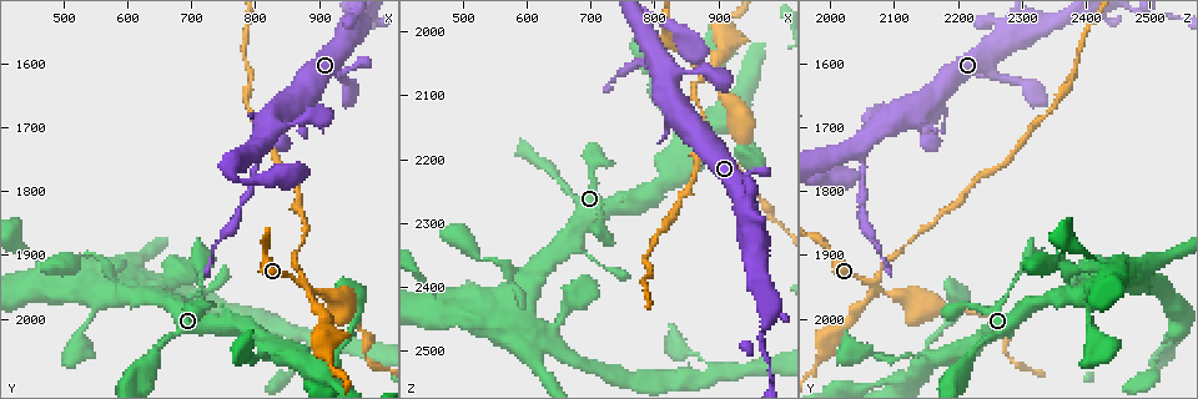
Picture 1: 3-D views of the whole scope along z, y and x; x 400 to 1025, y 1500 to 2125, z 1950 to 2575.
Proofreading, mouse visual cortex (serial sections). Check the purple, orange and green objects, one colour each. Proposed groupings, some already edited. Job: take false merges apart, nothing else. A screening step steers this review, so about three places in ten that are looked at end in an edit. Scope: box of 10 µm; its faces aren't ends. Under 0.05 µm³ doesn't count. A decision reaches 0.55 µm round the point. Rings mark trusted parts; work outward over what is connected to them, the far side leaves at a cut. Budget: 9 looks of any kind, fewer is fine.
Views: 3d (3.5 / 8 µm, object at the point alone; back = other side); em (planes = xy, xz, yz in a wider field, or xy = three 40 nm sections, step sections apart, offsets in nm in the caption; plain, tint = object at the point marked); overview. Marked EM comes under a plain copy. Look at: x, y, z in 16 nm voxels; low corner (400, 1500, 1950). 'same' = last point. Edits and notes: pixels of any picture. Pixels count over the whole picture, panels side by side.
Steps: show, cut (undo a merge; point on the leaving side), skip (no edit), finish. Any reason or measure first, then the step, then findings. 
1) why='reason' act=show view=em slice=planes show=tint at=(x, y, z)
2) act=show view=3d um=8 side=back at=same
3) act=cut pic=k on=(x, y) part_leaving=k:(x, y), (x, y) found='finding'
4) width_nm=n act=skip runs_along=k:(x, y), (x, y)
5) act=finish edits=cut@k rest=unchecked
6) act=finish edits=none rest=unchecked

why='four or more arms meet' act=show view=3d um=8 at=(880, 1945, 2070)

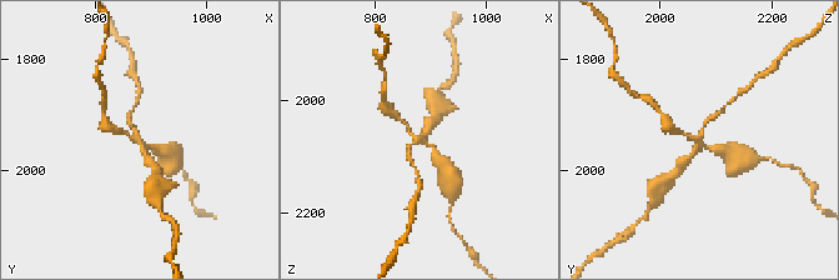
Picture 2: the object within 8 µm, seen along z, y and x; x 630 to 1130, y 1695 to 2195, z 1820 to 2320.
arms=4 arm_widths_nm=150,150,250,250 act=show view=em slice=xy step=2 show=tint at=same

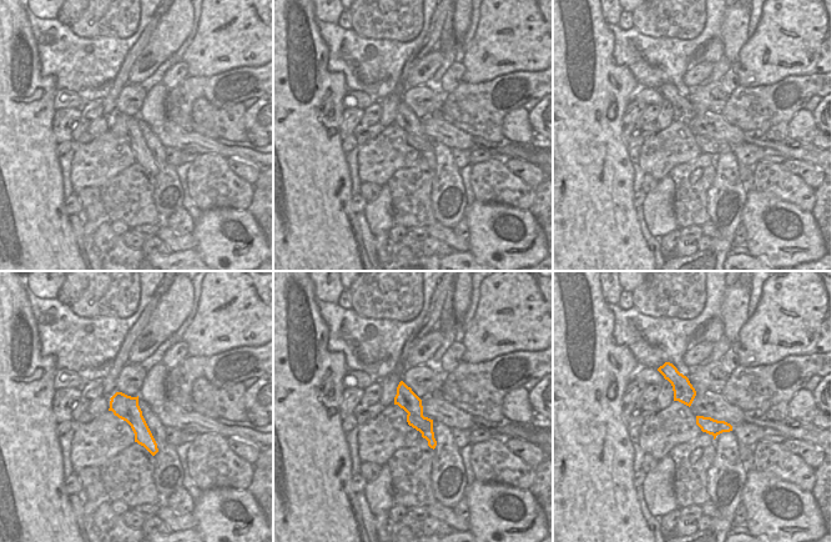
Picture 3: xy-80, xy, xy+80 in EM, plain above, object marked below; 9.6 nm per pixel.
width_nm=200 act=cut pic=2 on=(427, 121) found='two cells meet here'

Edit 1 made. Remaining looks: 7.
act=show view=overview

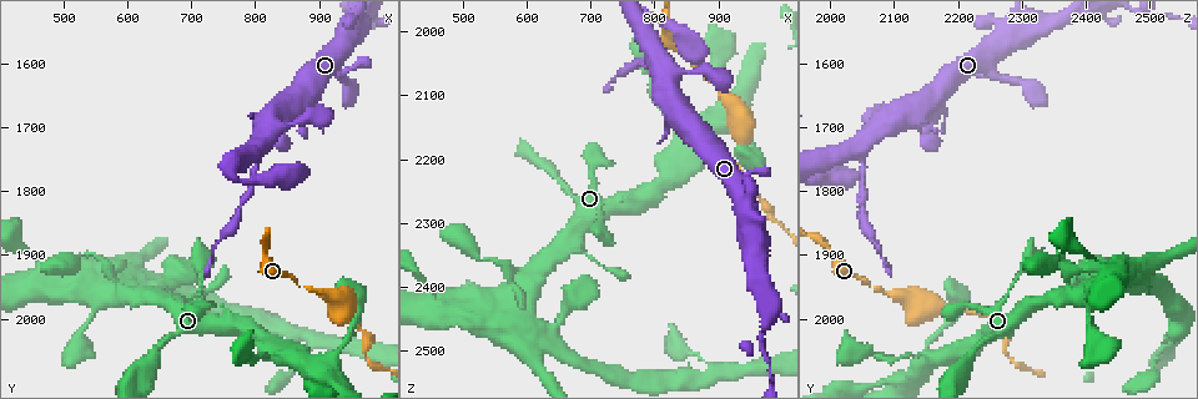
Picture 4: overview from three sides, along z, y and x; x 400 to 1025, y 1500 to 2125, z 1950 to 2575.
act=show view=3d um=3.5 at=(840, 1680, 2125)

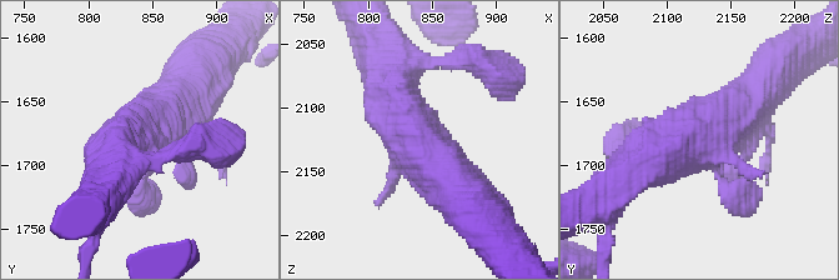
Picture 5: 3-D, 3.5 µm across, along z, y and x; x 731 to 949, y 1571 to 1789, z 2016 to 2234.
act=show view=em slice=xy step=5 show=tint at=(838, 1678, 2126)

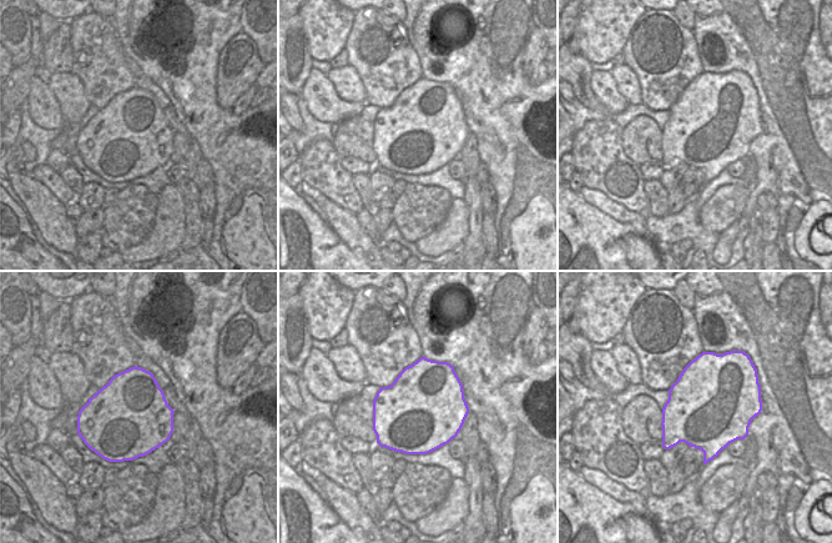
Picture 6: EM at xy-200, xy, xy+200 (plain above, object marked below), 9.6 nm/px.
act=skip runs_along=5:(754, 95), (713, 130), (633, 169) found='one cell here'

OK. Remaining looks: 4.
why='arms part here' act=show view=3d um=3.5 at=(800, 1750, 2045)

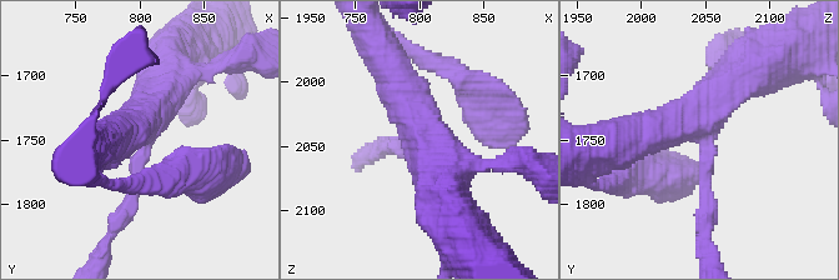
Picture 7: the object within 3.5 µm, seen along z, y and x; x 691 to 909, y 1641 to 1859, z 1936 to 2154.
arms=3 arm_widths_nm=150,500,600 why='now the EM' act=show view=em slice=xy step=3 show=tint at=same

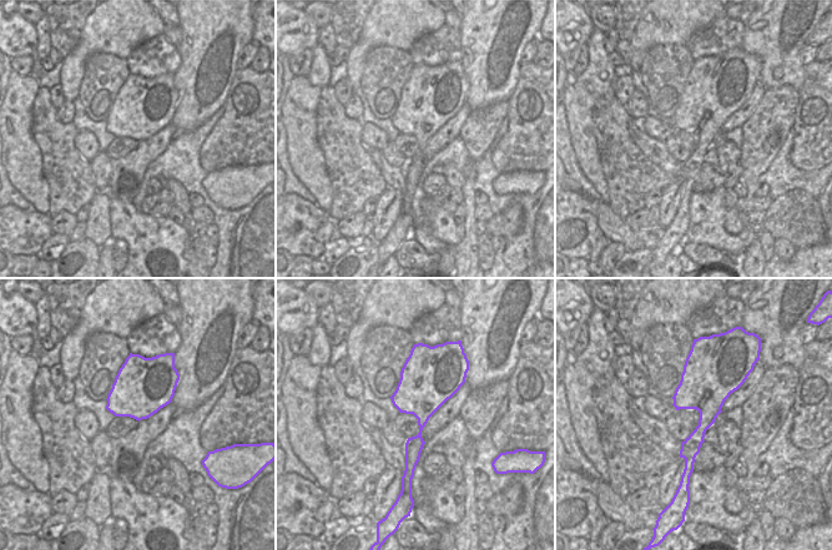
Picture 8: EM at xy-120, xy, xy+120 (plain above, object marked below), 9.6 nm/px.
act=show view=em slice=xy step=1 show=tint at=same

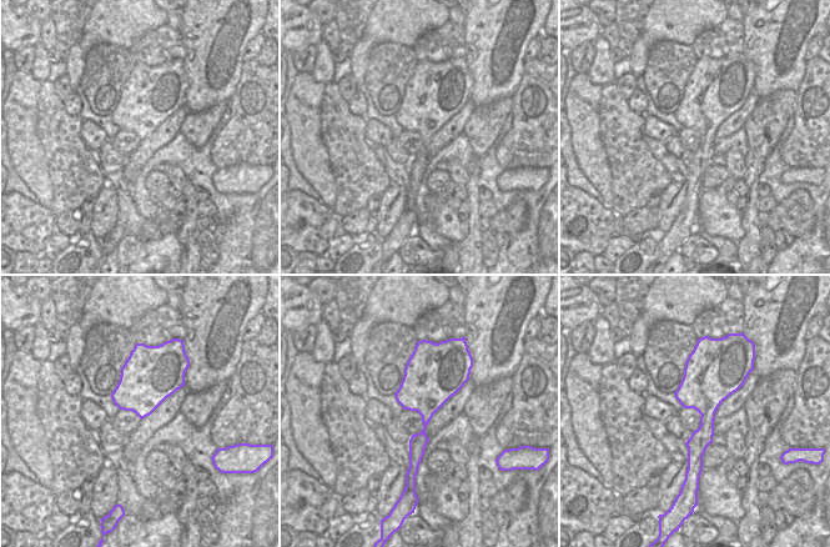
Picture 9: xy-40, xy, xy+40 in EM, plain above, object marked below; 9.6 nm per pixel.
act=cut pic=7 on=(704, 191) part_leaving=7:(707, 151), (707, 259) found='two cells meet here'

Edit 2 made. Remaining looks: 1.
act=finish edits=cut@2,cut@7 rest=unchecked

